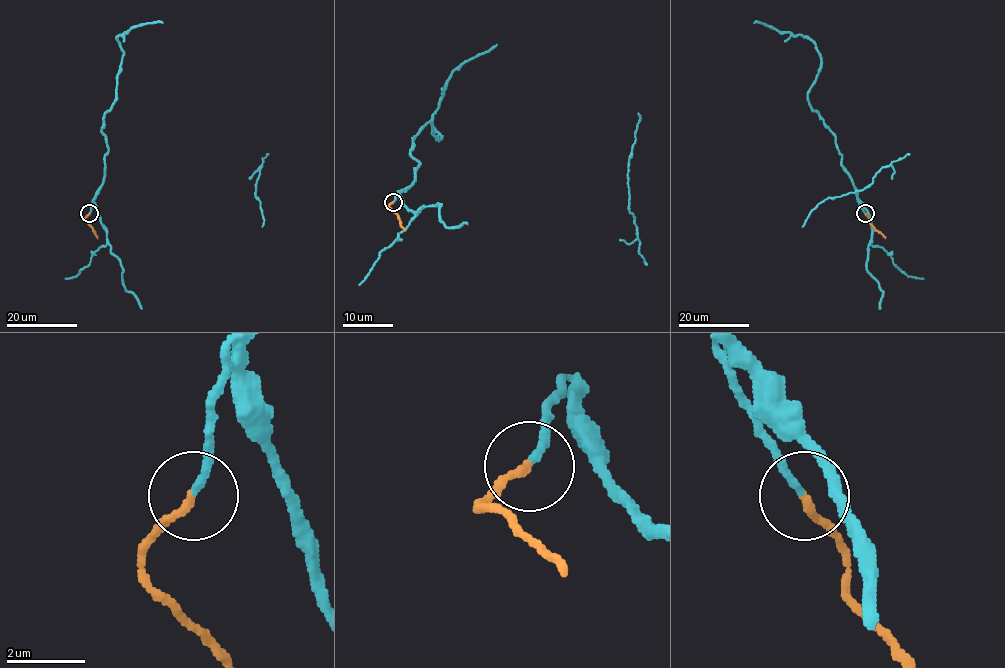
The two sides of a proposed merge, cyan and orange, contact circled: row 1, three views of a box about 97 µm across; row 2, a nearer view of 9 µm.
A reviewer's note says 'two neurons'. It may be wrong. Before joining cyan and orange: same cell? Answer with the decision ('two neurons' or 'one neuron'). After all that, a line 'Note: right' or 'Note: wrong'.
one neuron
Note: wrong

